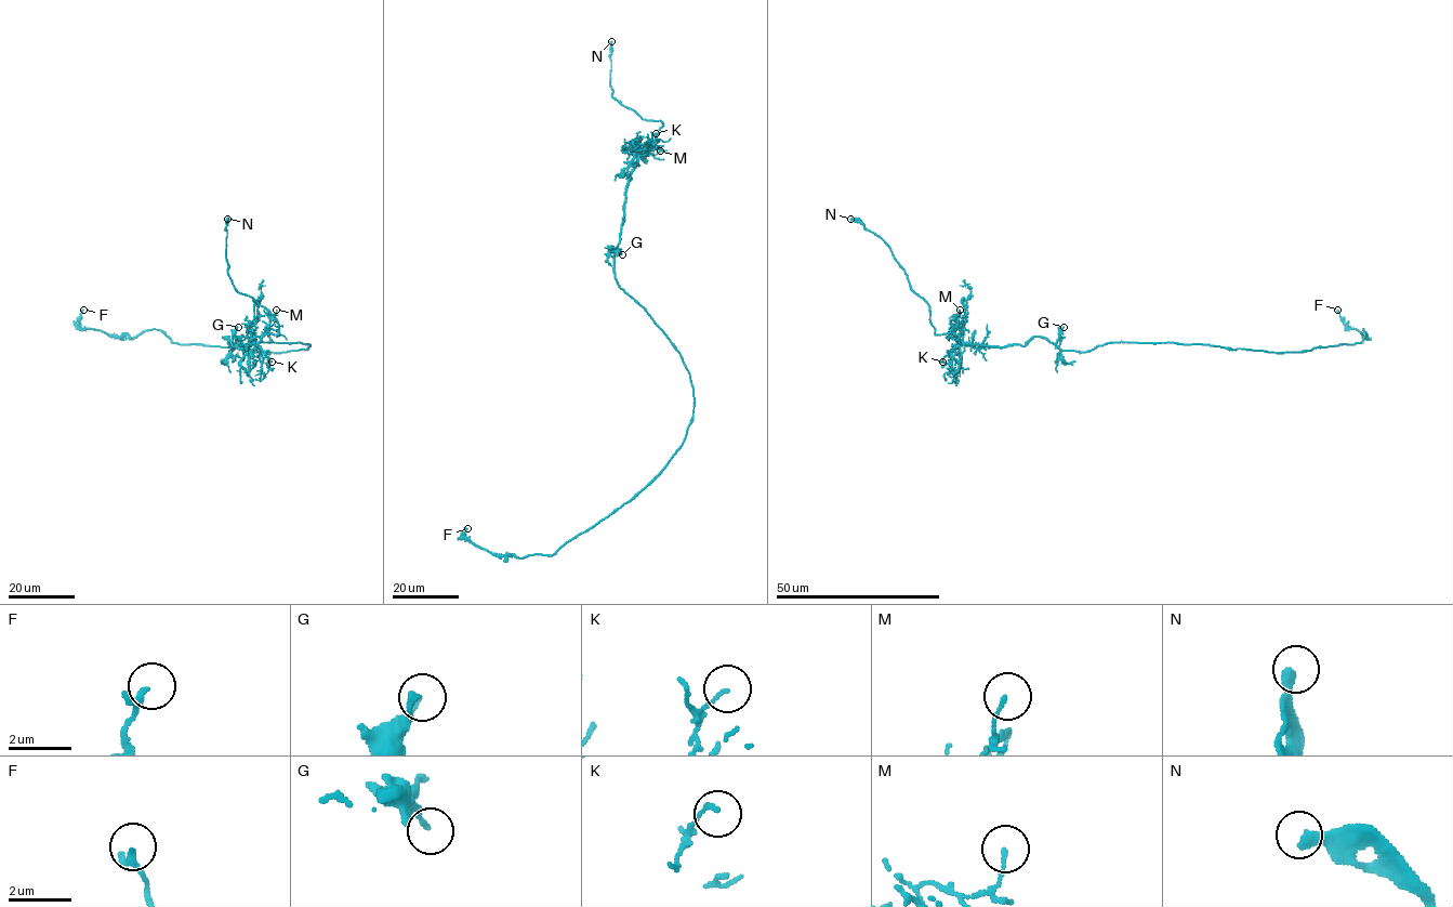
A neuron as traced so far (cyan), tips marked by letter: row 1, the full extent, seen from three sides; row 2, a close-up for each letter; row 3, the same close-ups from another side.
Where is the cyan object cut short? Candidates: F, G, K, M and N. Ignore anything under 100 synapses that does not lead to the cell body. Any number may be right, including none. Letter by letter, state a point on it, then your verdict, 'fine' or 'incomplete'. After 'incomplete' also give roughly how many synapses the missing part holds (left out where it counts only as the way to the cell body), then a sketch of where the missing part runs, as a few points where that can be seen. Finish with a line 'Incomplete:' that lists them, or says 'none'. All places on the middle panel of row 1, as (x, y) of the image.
F: at (467, 528); fine
G: at (622, 254); fine
K: at (656, 133); fine
M: at (660, 150); fine
N: at (611, 41); incomplete
Incomplete: N

